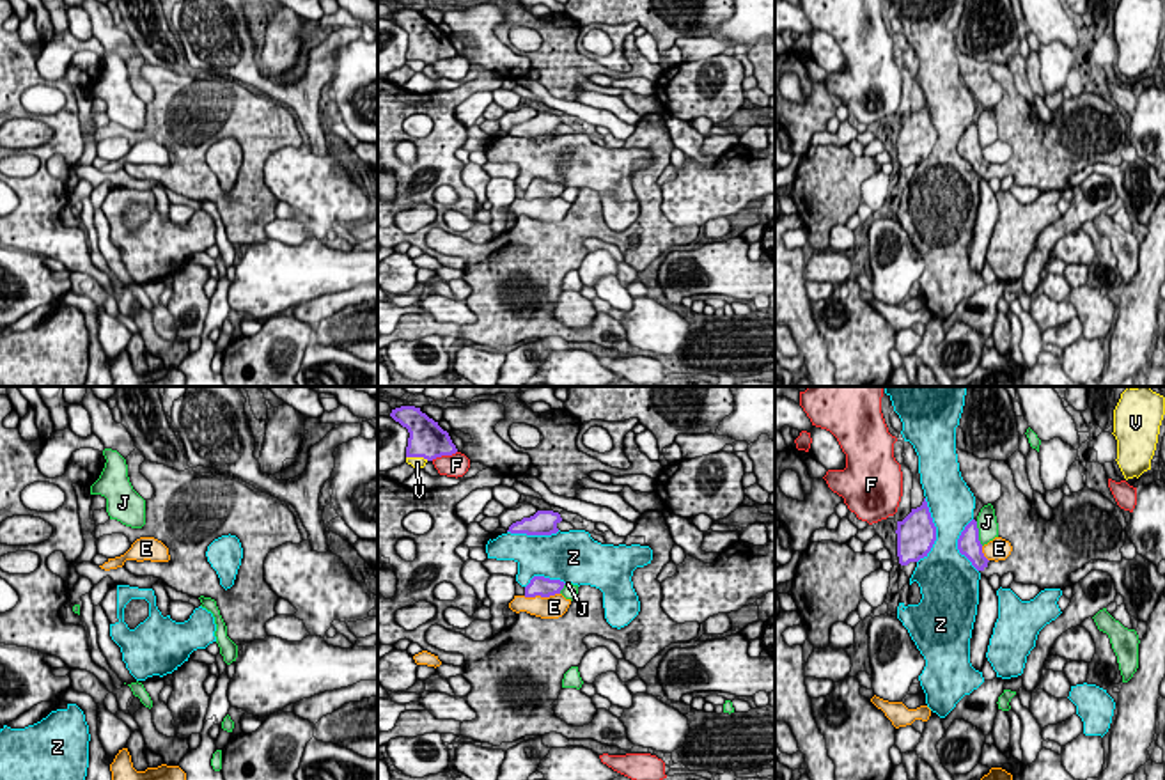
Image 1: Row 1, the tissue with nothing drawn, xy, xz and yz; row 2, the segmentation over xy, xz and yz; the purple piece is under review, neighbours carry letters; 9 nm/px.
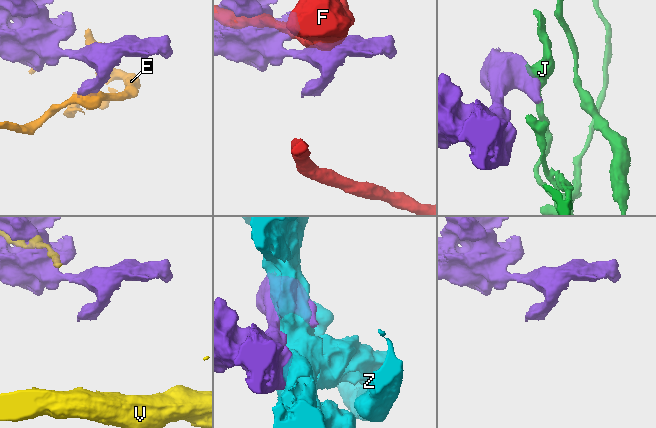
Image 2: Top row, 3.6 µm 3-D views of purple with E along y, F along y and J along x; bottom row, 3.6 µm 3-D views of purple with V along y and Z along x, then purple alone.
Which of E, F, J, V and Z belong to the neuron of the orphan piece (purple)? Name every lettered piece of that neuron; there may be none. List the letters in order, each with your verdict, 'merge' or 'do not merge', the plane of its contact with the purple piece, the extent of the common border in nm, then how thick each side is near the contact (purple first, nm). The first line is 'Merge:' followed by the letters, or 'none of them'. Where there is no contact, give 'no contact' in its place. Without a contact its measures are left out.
Merge: none of them
E: do not merge; meets purple in xz; contact 340 nm long; 190 nm thick on the purple side, 220 nm on the other
F: do not merge; meets purple in xz; contact 260 nm long; 340 nm thick on the purple side, 220 nm on the other
J: do not merge; meets purple in yz; contact 240 nm long; 220 nm thick on the purple side, 190 nm on the other
V: do not merge; meets purple in xz; contact 220 nm long; 340 nm thick on the purple side, 120 nm on the other
Z: do not merge; meets purple in yz; contact 600 nm long; 360 nm thick on the purple side, 380 nm on the other

